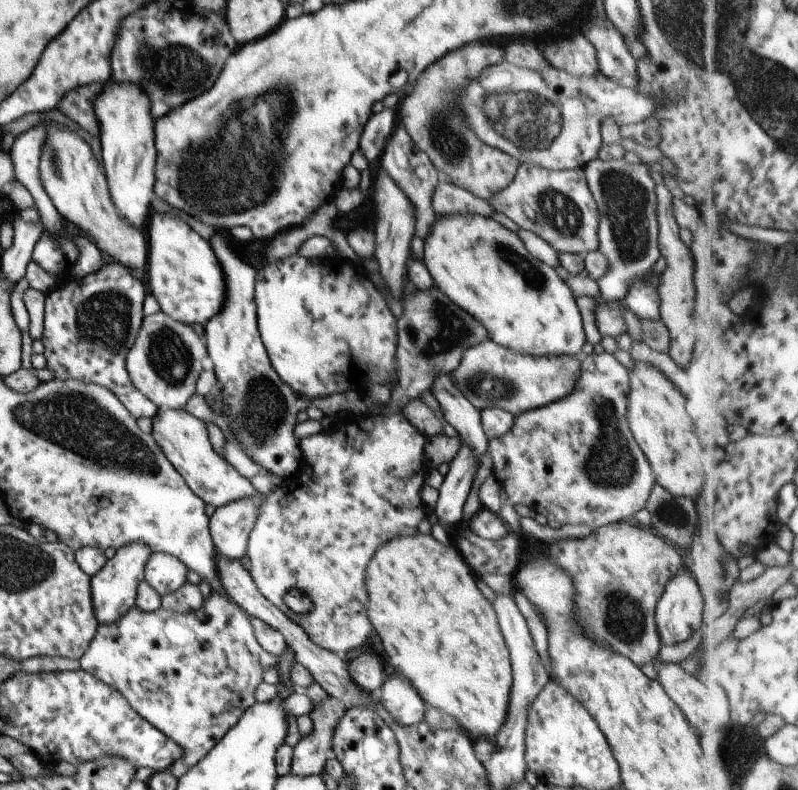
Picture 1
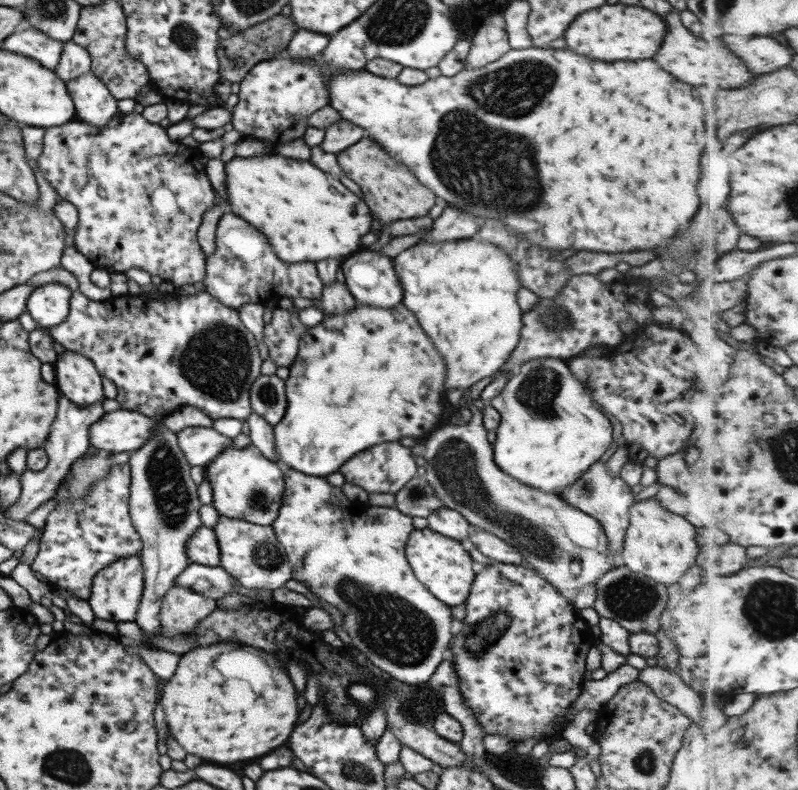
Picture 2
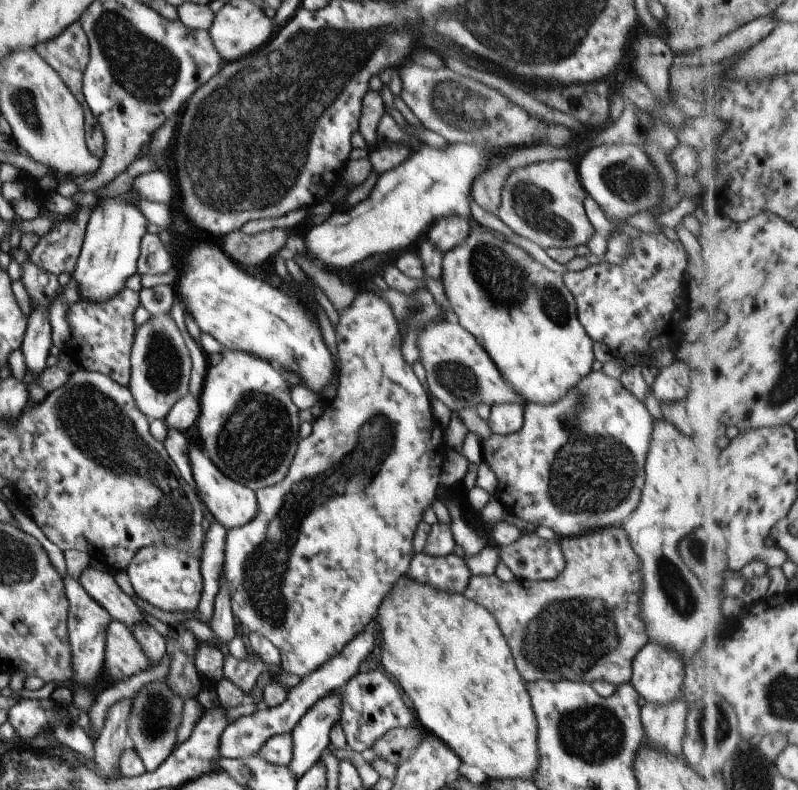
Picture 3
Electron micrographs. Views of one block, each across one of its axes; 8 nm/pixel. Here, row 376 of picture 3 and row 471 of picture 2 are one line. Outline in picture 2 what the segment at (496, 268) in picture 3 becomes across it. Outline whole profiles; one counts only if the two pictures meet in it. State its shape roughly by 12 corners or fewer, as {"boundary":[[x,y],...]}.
{"boundary":[[529,360],[488,404],[494,462],[558,495],[612,422],[567,360]]}

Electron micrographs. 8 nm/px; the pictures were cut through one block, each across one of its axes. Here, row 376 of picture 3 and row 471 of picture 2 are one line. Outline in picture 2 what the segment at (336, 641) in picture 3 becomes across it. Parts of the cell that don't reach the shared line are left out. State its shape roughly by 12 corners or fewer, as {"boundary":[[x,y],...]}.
{"boundary":[[398,442],[360,452],[340,468],[366,492],[396,494],[422,474]]}

